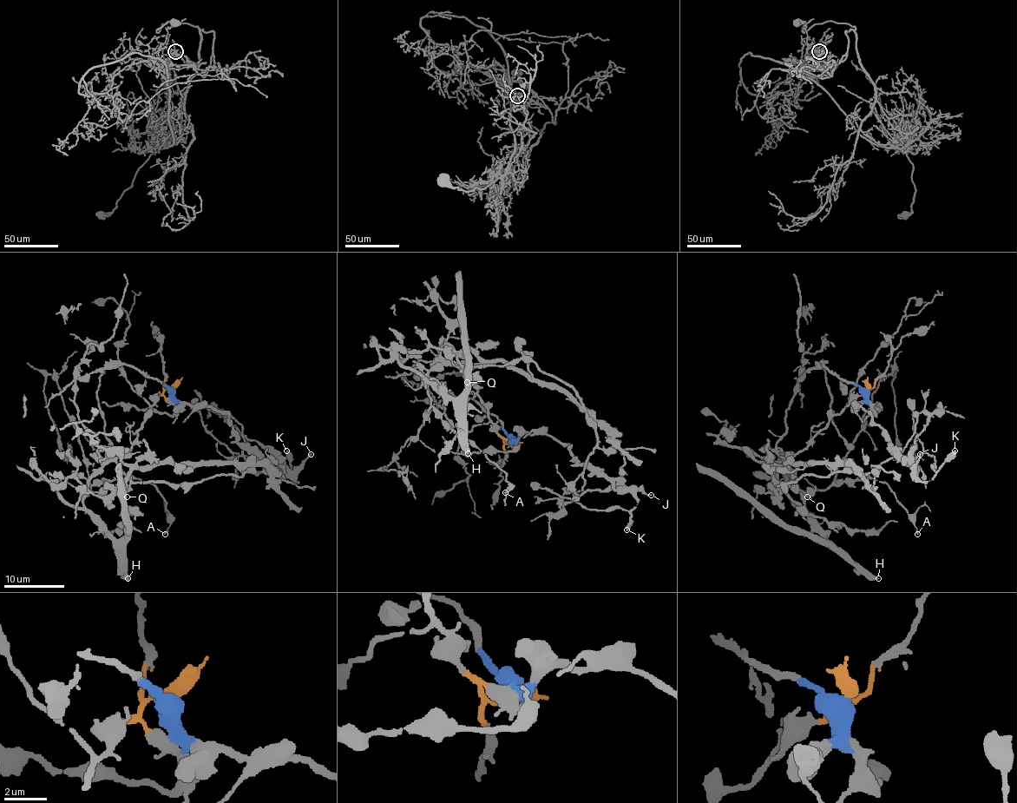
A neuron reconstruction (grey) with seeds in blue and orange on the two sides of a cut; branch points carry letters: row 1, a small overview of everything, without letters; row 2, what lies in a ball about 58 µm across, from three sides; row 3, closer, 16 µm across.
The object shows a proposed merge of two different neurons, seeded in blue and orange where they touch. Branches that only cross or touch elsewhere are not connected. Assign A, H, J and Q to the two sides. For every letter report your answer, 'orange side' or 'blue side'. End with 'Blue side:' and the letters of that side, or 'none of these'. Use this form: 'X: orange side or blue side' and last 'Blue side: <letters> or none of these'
A: orange side
H: orange side
J: blue side
Q: orange side
Blue side: J

